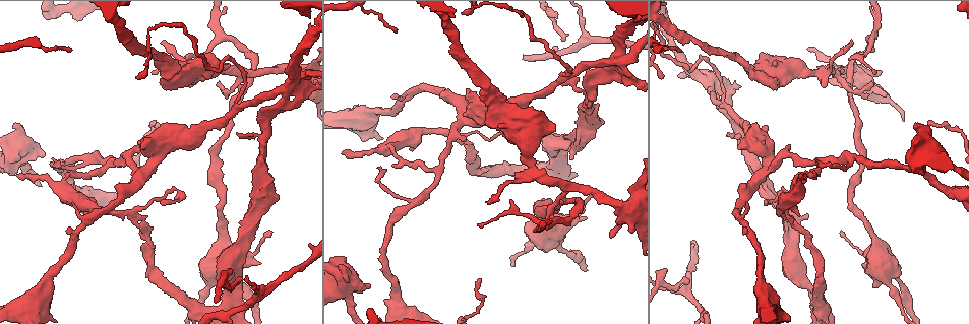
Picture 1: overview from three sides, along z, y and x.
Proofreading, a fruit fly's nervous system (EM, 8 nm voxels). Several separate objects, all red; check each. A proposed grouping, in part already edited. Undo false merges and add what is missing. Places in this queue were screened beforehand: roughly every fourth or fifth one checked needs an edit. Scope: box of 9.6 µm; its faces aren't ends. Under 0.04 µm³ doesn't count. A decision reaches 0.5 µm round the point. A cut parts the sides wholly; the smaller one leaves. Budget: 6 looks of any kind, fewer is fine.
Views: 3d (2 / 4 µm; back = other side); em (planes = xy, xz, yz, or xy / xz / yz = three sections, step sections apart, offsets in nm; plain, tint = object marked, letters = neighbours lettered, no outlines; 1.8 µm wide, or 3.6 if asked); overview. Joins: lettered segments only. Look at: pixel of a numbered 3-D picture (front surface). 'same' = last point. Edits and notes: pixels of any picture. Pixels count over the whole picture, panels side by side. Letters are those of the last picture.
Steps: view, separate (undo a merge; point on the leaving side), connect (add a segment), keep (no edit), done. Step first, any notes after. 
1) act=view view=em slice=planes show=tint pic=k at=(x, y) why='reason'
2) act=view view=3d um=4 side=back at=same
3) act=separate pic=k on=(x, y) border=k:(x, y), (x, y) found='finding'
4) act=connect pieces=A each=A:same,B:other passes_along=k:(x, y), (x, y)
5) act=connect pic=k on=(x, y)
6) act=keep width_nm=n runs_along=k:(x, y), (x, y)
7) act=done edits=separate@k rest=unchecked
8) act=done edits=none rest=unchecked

act=view view=3d um=2 side=back pic=1 at=(424, 131) why='sudden change in width'

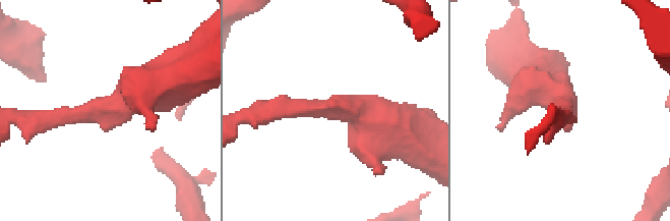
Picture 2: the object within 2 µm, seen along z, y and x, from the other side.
act=view view=em slice=xy step=16 show=tint pic=2 at=(338, 105) why='now the EM'

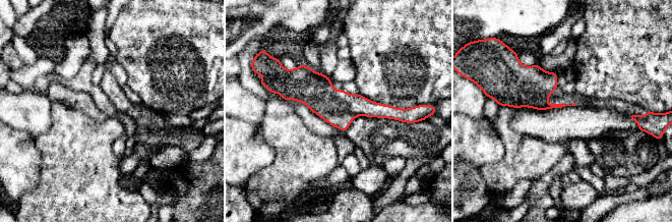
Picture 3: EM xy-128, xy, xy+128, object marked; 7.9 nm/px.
act=view view=em slice=planes show=letters at=same

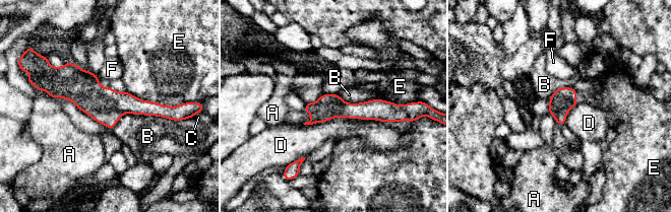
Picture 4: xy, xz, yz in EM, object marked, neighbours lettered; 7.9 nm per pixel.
act=keep longest_contact=D:600nm each=A:other,B:other,C:other,D:other,E:other,F:other border=4:(381, 121), (333, 117), (303, 124) found='one neuron here'

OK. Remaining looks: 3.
act=view view=em slice=planes show=letters pic=1 at=(260, 168)

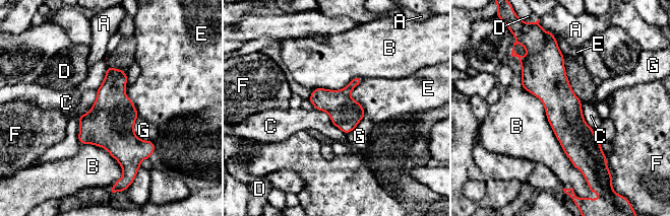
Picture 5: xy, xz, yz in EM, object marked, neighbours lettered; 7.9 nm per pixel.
act=keep each=A:other,B:other,C:other,D:other,E:other,F:other,G:other found='one neuron here'

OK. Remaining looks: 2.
act=view view=em um=3.6 slice=xy step=16 show=plain pic=1 at=(617, 61) why='two arms at a narrow angle'

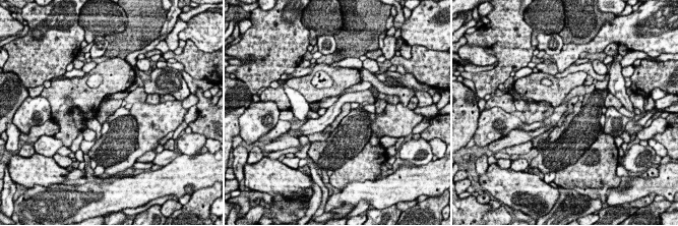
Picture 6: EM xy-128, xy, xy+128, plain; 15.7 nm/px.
act=view view=em um=3.6 slice=xy step=16 show=letters at=same why='what lies round it'

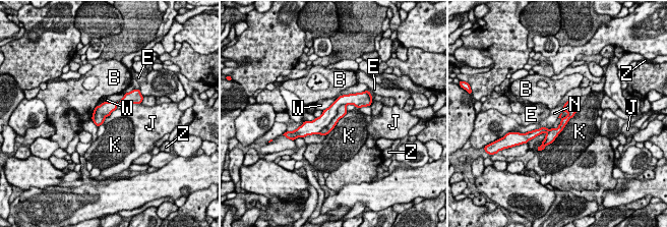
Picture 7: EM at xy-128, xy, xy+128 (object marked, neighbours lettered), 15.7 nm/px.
act=separate pic=7 on=(342, 111) each=B:other,E:other,J:other,K:other,N:other,W:other,Z:other part_leaving=7:(574, 106), (562, 125), (548, 138) found='two neurons meet here'

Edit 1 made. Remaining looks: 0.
act=done edits=separate@7 rest=unchecked

